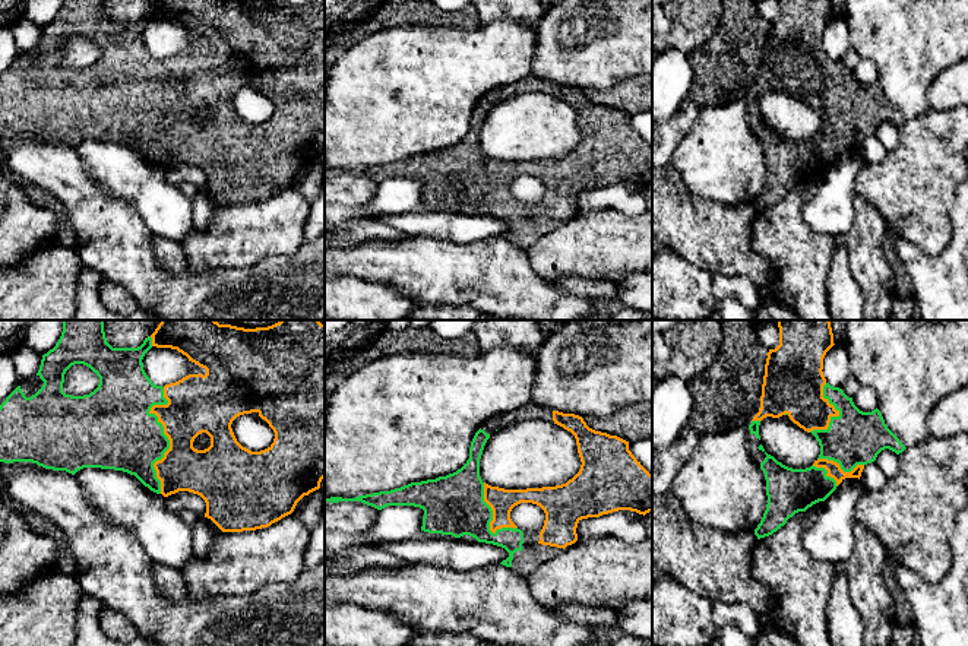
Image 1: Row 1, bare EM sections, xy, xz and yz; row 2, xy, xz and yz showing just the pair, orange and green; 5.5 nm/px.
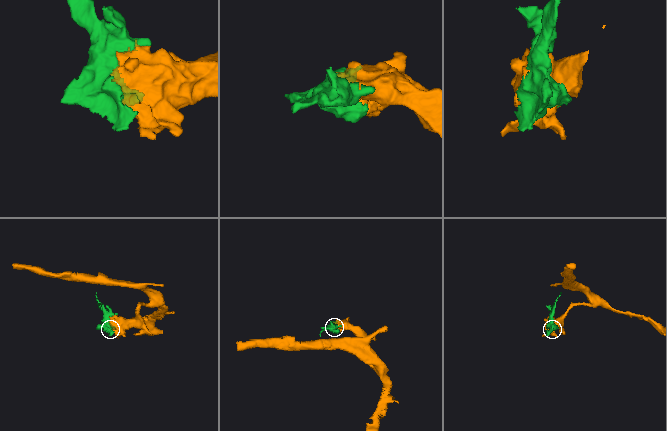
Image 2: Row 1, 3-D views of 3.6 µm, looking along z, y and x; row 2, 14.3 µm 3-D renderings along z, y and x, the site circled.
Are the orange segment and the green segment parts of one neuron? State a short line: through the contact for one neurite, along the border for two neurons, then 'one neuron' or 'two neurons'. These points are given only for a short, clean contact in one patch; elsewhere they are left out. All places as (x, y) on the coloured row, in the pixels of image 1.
one neuron

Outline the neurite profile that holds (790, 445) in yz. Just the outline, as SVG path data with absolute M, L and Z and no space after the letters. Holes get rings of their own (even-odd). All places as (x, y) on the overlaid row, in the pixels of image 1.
M788 415L763 418L759 436L765 452L793 469L810 468L820 455L816 437L794 424Z

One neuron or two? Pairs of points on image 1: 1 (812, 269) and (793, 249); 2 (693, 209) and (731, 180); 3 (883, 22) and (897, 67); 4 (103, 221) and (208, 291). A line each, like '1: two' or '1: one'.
1: one
2: two
3: one
4: one

